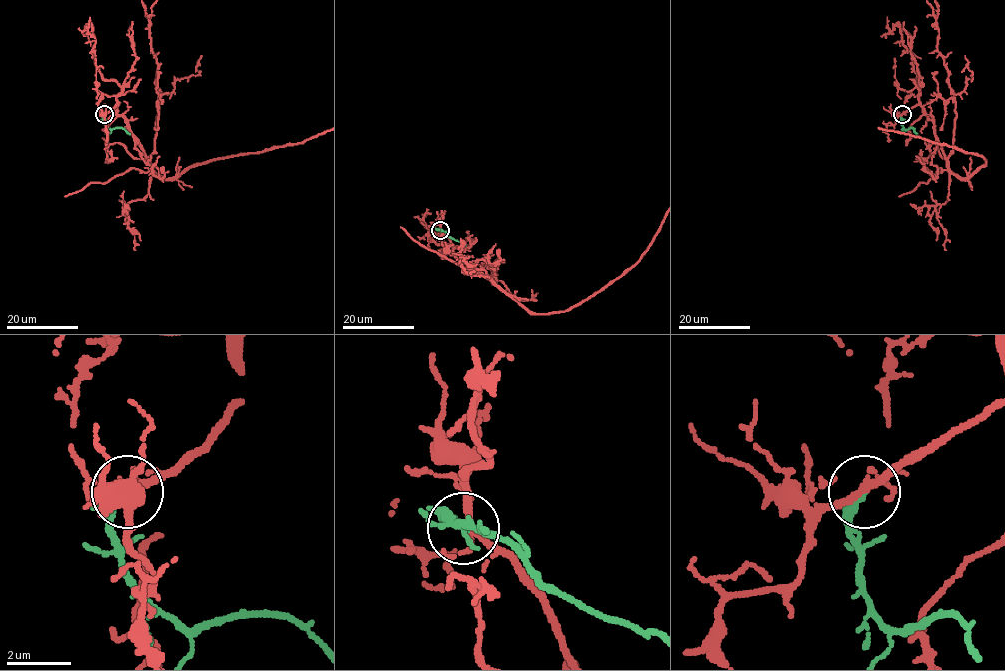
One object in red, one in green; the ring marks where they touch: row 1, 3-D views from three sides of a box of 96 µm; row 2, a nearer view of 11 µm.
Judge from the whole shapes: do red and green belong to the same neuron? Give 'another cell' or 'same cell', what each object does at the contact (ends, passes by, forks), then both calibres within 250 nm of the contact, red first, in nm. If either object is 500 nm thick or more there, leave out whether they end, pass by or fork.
same cell; red forks; green passes by; calibres 170 and 200 nm

